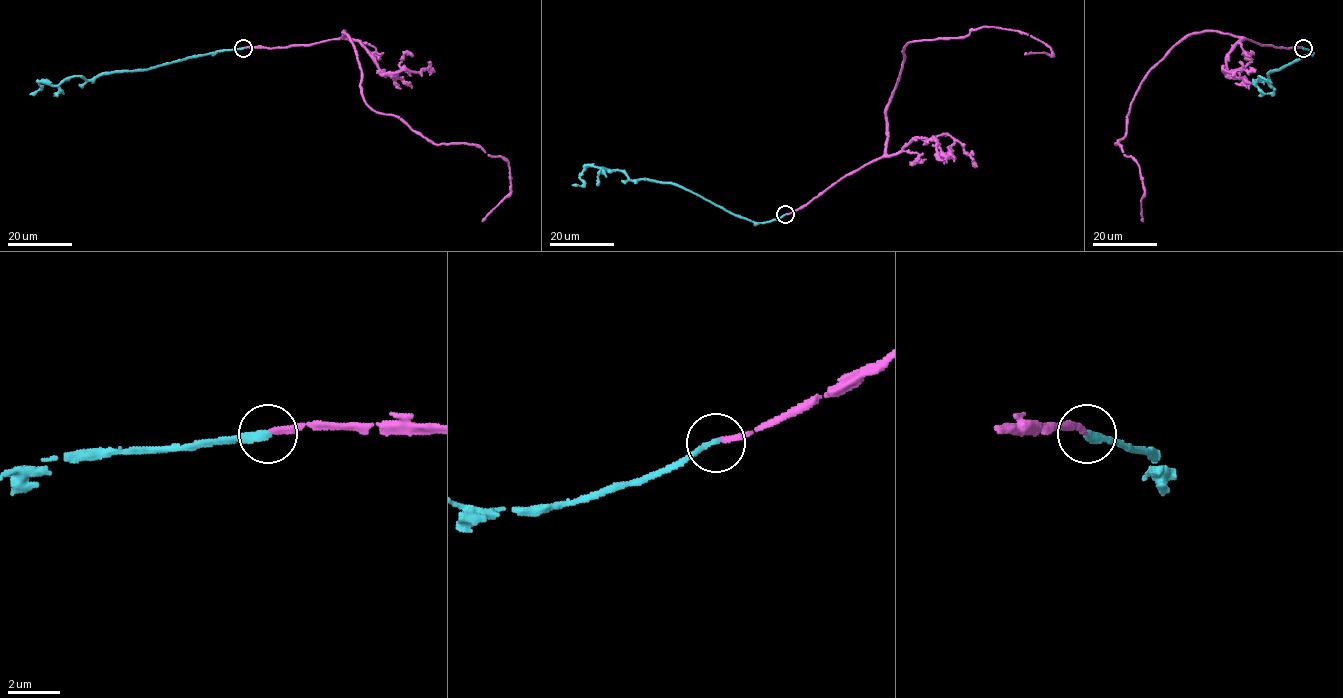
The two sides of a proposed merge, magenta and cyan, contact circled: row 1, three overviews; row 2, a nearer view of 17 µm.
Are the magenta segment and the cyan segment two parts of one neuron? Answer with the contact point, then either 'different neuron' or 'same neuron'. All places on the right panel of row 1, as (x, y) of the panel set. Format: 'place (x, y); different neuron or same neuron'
place (1303, 48); same neuron

